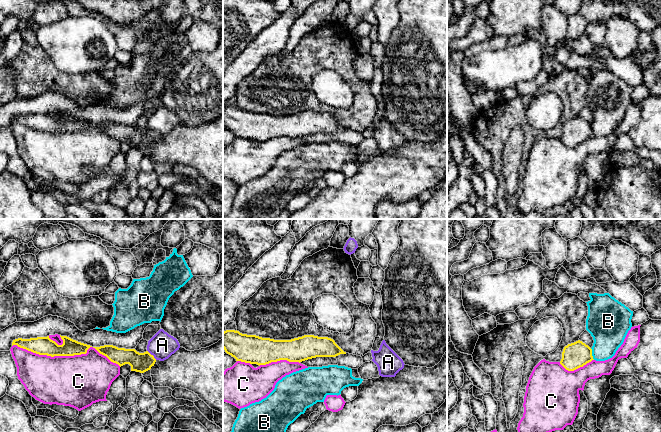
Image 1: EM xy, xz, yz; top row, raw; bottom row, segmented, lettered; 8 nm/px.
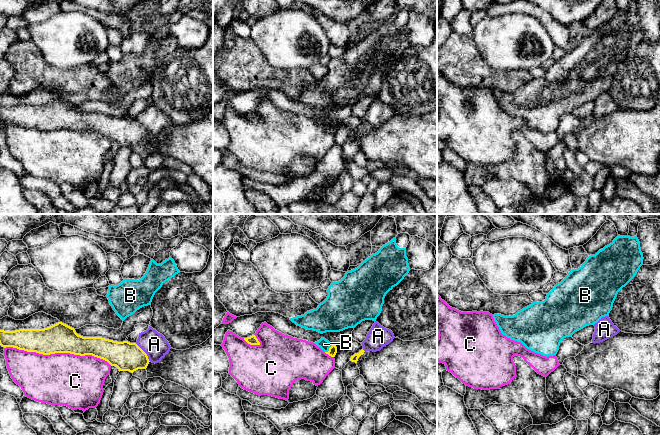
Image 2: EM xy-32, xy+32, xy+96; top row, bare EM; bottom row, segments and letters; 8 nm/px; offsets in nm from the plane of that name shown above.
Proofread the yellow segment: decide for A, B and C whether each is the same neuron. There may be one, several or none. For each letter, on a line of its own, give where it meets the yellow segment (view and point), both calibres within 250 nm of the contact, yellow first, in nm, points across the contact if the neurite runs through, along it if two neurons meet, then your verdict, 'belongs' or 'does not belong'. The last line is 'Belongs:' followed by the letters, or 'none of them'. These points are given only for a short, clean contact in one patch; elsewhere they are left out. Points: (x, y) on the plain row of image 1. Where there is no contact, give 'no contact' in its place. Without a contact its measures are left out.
A: xy (152, 131) | 160/200 nm | does not belong
B: yz (591, 130) | 200/300 nm | along yz (590, 124), (594, 135) | does not belong
C: xy (67, 131) | 140/420 nm | does not belong
Belongs: none of them

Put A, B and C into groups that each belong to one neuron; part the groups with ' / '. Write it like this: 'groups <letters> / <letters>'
groups A / B / C

